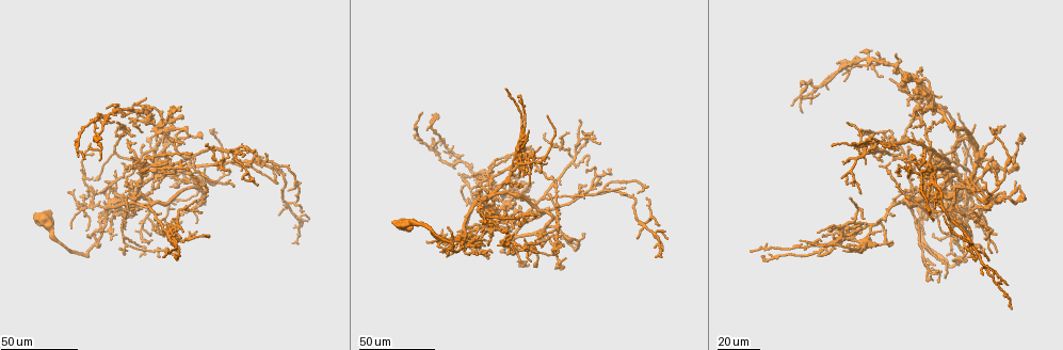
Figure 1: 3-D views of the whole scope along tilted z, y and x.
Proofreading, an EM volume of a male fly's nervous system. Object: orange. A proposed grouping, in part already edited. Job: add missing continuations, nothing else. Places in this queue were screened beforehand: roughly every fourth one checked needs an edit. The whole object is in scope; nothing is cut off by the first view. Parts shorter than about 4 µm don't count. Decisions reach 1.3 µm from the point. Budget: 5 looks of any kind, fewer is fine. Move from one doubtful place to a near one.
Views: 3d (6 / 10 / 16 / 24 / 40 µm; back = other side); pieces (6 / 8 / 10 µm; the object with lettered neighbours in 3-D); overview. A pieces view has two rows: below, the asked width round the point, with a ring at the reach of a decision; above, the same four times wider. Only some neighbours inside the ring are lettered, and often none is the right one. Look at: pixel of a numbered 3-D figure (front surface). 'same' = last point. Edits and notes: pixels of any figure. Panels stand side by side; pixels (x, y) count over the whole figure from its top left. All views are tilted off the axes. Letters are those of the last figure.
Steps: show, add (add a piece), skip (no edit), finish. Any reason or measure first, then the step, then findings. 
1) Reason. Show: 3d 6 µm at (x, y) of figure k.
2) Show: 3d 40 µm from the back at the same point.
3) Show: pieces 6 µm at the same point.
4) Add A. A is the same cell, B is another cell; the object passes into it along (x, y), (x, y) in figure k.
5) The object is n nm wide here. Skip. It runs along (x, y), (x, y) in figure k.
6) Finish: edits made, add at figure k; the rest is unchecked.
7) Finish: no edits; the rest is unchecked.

Long arm stops here. Show: 3d 24 µm at (188, 155) of figure 1.

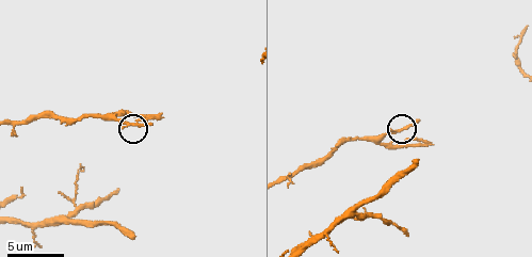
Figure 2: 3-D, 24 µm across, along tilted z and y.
Show: pieces 10 µm at (405, 141) of figure 2.

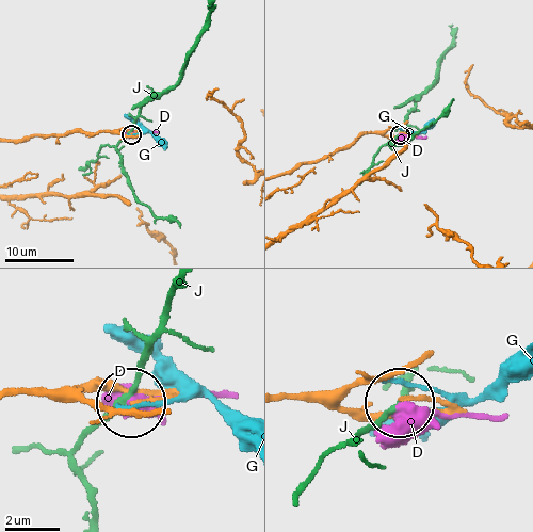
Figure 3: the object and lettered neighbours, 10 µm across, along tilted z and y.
Skip. D, G and J are other cells; it runs along (317, 161), (349, 147), (366, 134), (406, 134), (400, 133) in figure 3; no lettered piece goes on from it.

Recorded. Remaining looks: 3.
Branch stops here. Show: 3d 40 µm at (504, 216) of figure 1.

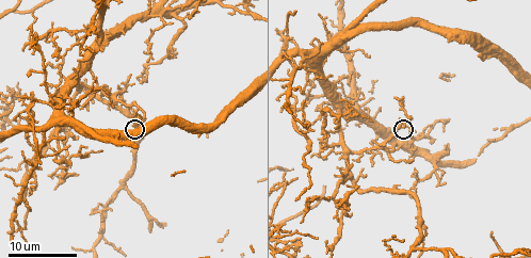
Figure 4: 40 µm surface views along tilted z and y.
Show: pieces 10 µm at (406, 125) of figure 4.

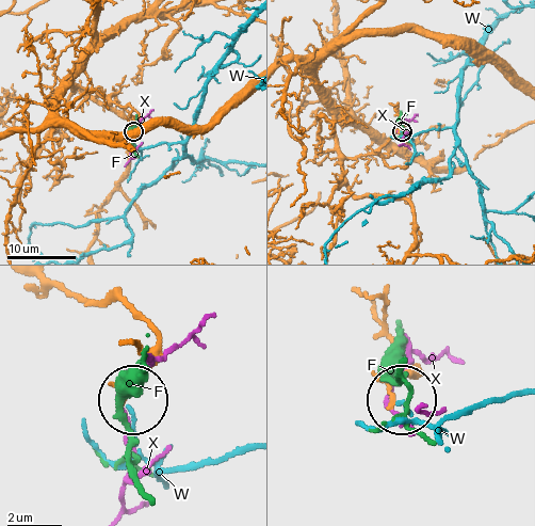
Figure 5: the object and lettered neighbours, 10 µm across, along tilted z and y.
Skip. F, W and X are other cells; none of them fits.

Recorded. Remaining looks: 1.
Long arm stops here. Show: pieces 6 µm at (415, 161) of figure 2.

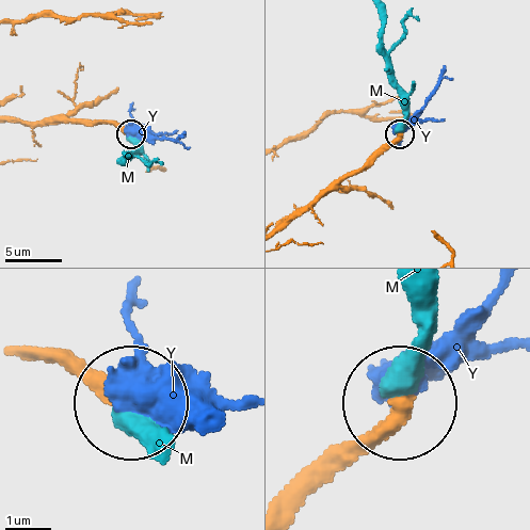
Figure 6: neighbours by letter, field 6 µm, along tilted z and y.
The object is 380 nm wide here. Add M. M is the same cell, Y is another cell; it goes on there.

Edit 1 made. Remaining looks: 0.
Finish: edits made, add at figure 6; the rest is unchecked.

